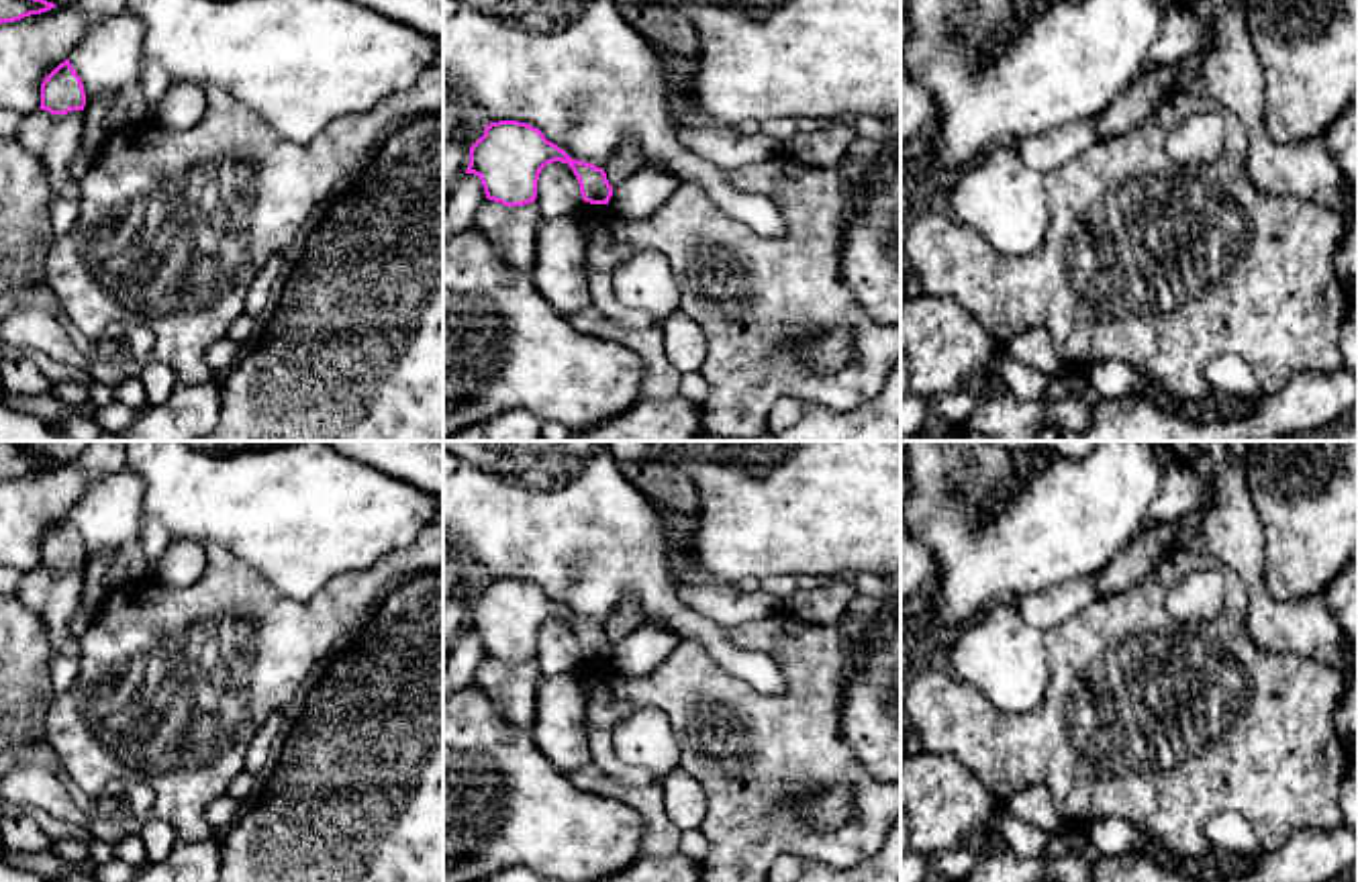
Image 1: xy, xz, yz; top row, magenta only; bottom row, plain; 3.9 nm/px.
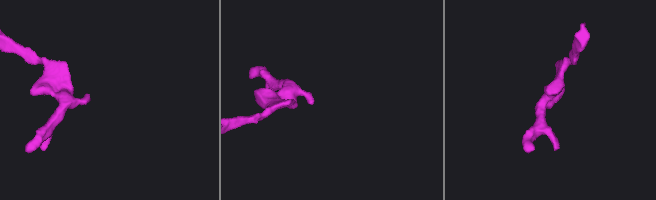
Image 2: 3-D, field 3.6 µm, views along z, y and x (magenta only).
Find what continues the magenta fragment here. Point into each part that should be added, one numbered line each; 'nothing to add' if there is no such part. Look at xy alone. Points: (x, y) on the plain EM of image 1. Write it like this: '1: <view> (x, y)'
nothing to add

